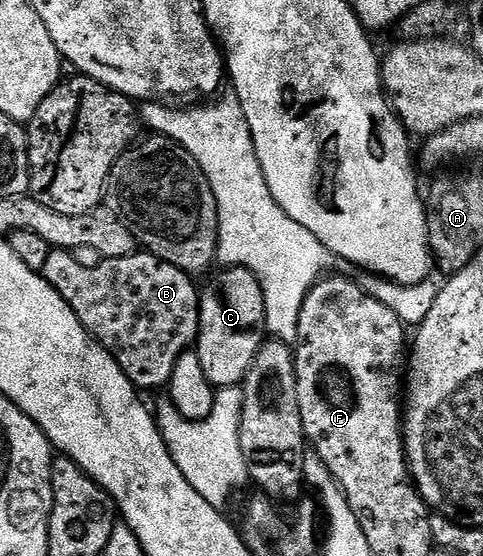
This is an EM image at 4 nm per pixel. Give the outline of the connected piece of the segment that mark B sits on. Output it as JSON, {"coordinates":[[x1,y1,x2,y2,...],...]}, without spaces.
{"coordinates":[[53,249,47,255,47,263,43,270,43,276,48,285,55,287,55,291,65,300,67,307,71,307,71,311,75,311,79,323,83,323,85,330,112,355,115,363,119,363,119,367,123,367,123,375,127,375,127,379,131,379,131,383,139,391,145,391,145,389,164,390,175,371,175,363,185,353,190,352,194,348,197,333,199,332,199,307,201,306,198,286,193,286,194,278,190,274,179,271,179,267,175,267,171,263,159,259,154,253,138,251,129,257,106,257,95,267,83,267,83,263,79,263,73,258,70,250]]}

